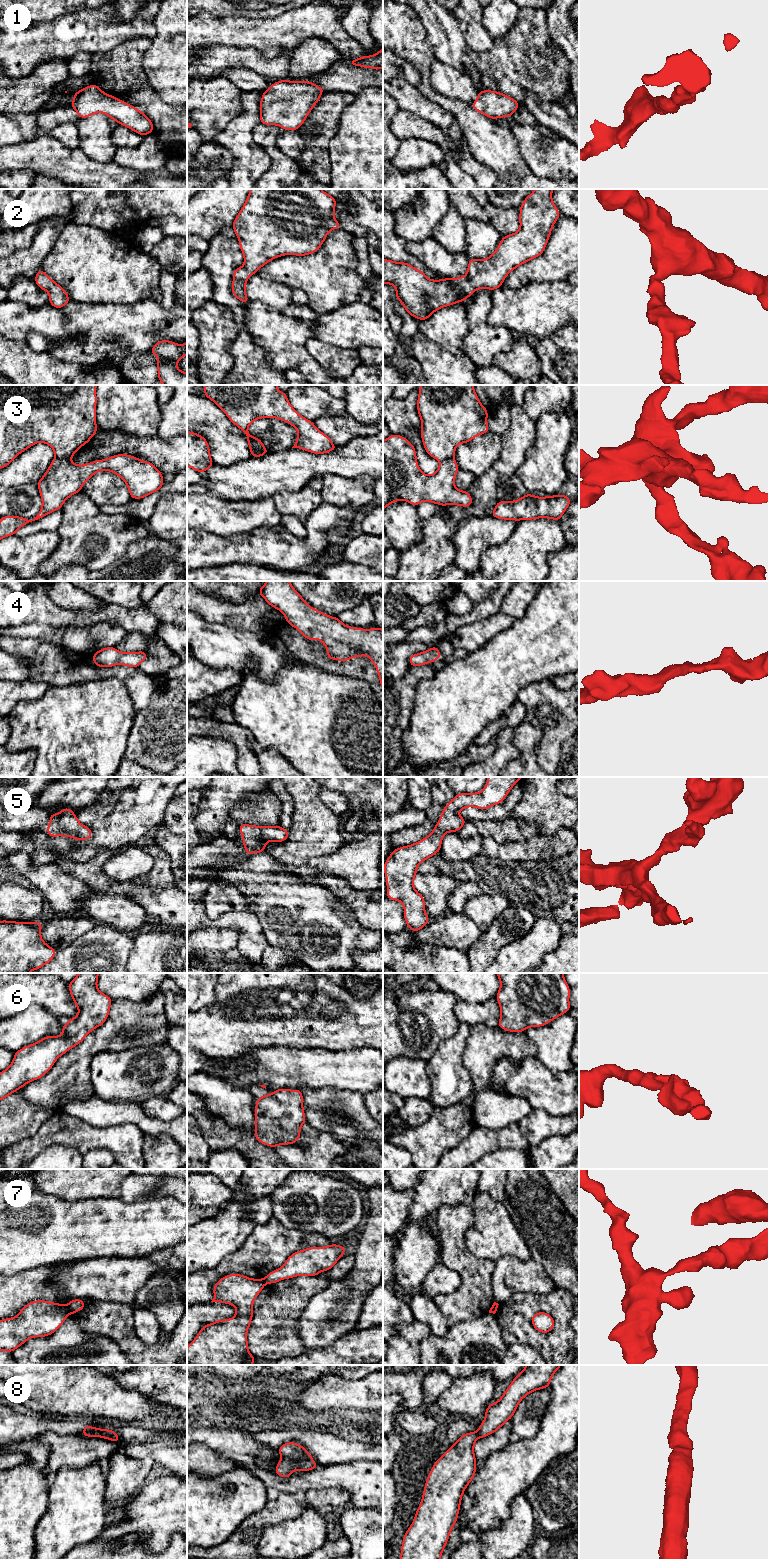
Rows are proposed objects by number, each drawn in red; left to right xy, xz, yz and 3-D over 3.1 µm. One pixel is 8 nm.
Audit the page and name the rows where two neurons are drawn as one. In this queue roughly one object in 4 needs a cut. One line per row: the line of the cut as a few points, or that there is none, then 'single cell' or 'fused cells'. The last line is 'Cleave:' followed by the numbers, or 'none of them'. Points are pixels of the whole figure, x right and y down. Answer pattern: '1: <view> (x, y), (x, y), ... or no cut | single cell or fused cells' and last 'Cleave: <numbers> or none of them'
1: no cut | single cell
2: no cut | single cell
3: xz (251, 436), (252, 442), (256, 446), (263, 447) | fused cells
4: no cut | single cell
5: no cut | single cell
6: no cut | single cell
7: xy (67, 1305), (69, 1313) | fused cells
8: no cut | single cell
Cleave: 3, 7

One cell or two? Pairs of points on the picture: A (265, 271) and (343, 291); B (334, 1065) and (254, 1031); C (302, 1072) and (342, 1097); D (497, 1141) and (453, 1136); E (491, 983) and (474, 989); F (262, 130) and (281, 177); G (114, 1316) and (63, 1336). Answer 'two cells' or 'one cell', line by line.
A: one cell
B: two cells
C: two cells
D: two cells
E: one cell
F: one cell
G: two cells

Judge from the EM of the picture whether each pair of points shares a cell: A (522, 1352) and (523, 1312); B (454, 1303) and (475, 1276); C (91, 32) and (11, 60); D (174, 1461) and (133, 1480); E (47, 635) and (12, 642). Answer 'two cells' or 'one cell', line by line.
A: two cells
B: one cell
C: one cell
D: two cells
E: two cells

